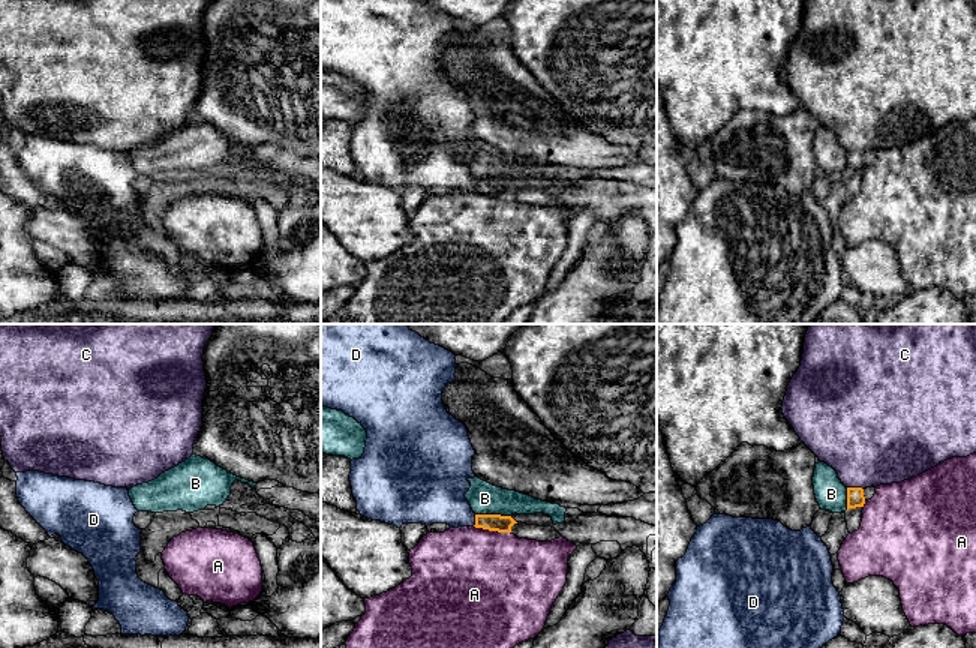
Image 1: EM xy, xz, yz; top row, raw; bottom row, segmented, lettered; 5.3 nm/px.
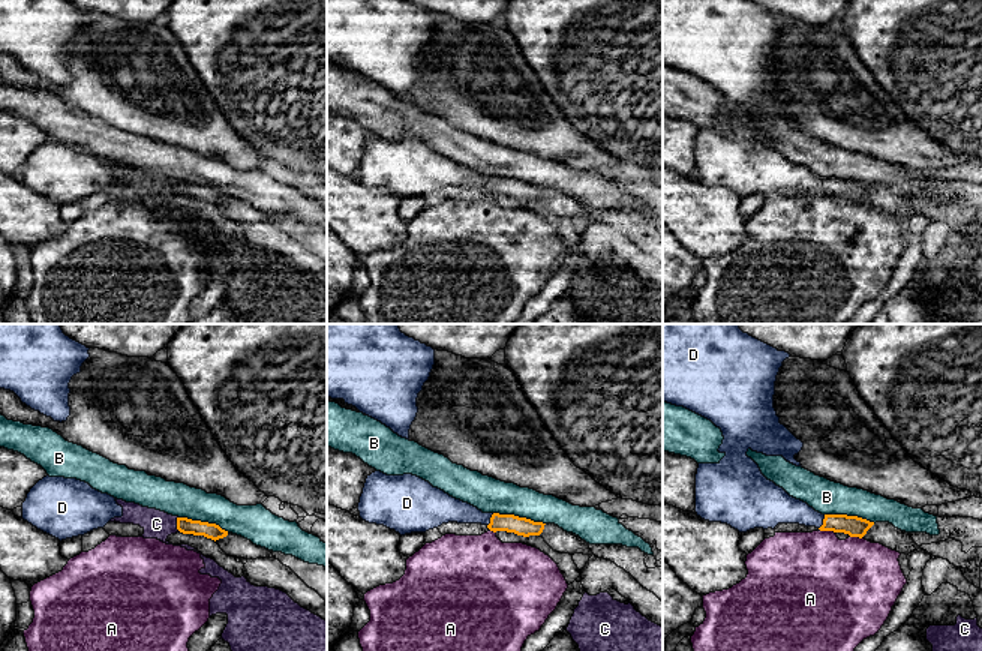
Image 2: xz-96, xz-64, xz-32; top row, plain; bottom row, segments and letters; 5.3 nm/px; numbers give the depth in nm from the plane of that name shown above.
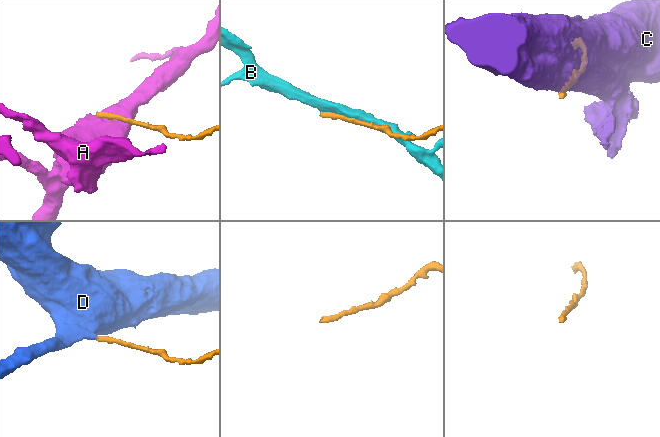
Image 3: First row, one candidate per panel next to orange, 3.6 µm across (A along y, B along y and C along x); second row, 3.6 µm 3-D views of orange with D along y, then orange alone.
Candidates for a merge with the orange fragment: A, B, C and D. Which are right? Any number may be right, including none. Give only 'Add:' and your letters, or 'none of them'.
Add: D

